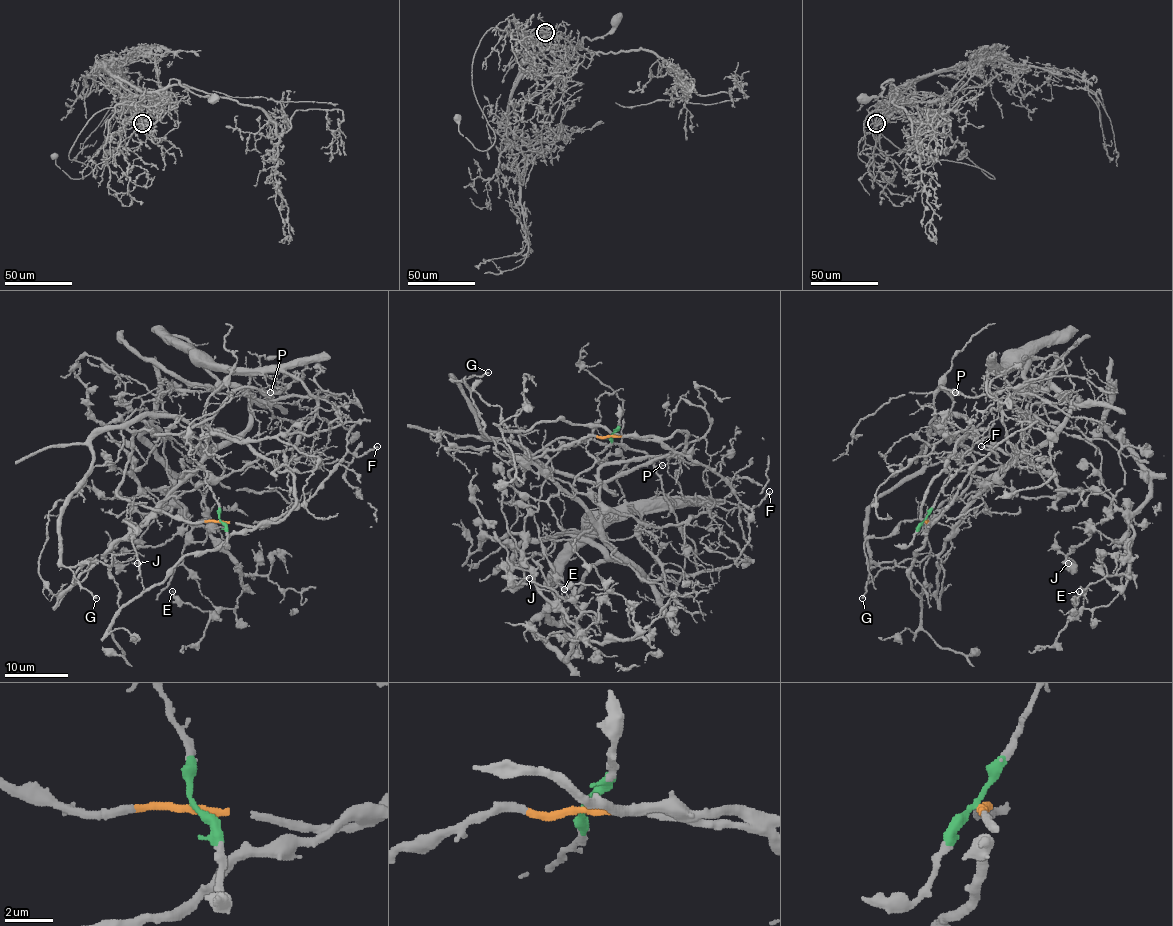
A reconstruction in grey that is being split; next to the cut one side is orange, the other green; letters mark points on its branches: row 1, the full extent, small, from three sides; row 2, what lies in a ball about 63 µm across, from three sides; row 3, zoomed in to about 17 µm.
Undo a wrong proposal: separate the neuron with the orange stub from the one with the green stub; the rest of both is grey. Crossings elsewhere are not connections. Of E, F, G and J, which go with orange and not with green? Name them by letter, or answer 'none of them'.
F, G

